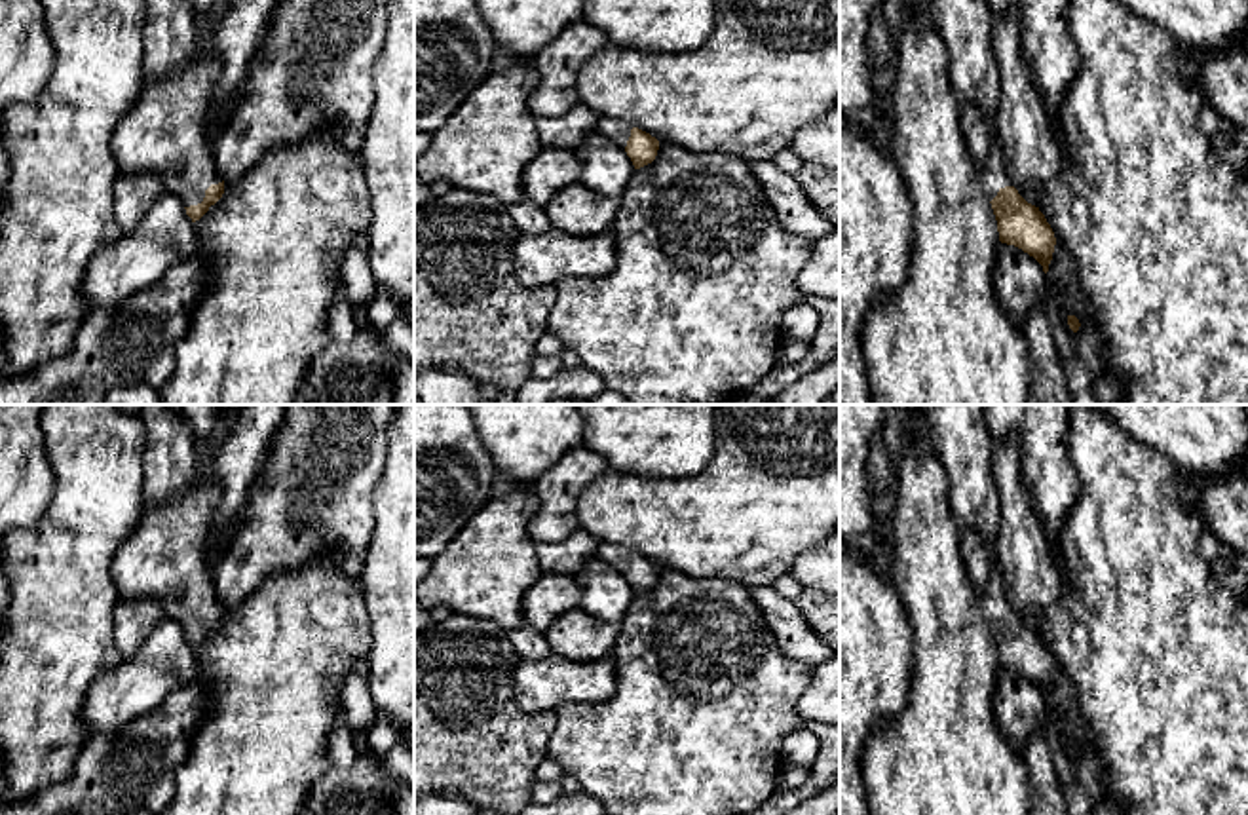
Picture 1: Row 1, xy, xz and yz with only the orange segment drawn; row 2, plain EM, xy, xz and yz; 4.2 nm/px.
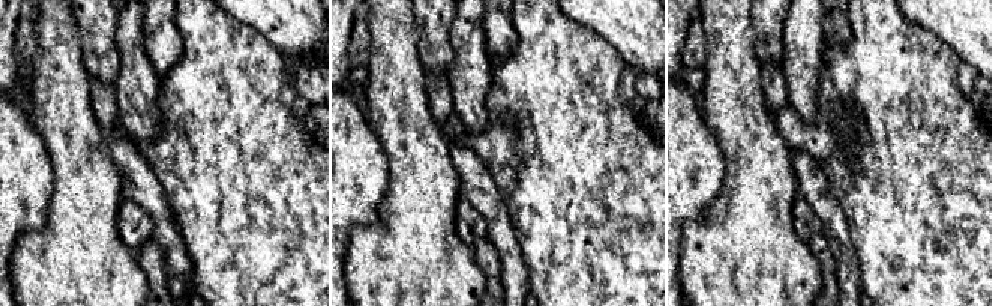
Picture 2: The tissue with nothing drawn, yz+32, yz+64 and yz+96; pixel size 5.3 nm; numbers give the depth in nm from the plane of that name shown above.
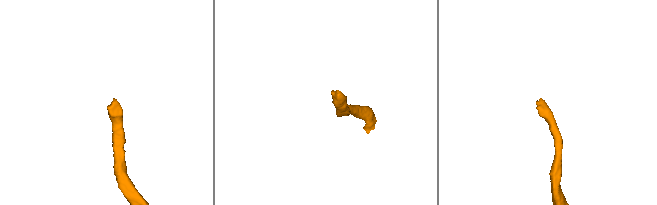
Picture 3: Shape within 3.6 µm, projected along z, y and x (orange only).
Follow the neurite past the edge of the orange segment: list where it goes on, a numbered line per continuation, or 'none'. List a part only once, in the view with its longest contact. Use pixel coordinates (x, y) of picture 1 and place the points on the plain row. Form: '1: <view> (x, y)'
1: xy (164, 557)

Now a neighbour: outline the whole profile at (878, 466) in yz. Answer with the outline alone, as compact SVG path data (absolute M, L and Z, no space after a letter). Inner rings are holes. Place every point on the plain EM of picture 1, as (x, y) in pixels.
M883 424L874 431L870 454L866 458L866 484L870 496L889 494L893 486L893 465L883 448Z

